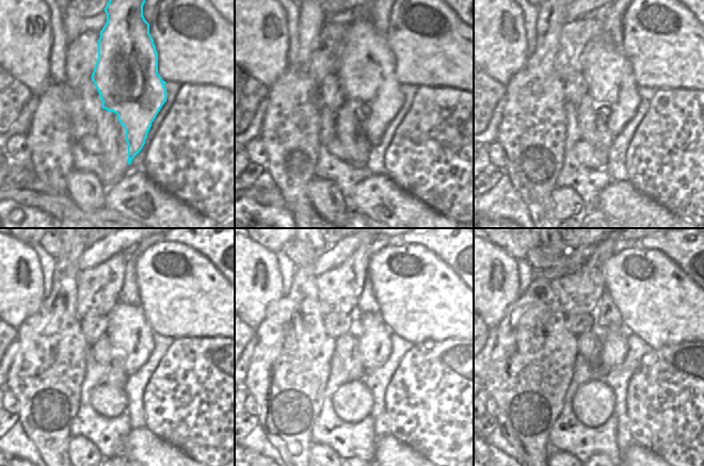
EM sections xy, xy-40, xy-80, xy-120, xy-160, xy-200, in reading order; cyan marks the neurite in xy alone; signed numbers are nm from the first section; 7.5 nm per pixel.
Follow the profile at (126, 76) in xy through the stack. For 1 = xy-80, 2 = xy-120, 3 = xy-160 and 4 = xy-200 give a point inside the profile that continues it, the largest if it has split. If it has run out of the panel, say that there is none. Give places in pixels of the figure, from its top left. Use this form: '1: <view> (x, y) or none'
1: xy-80 (608, 74)
2: xy-120 (129, 333)
3: xy-160 (373, 337)
4: xy-200 (613, 351)

